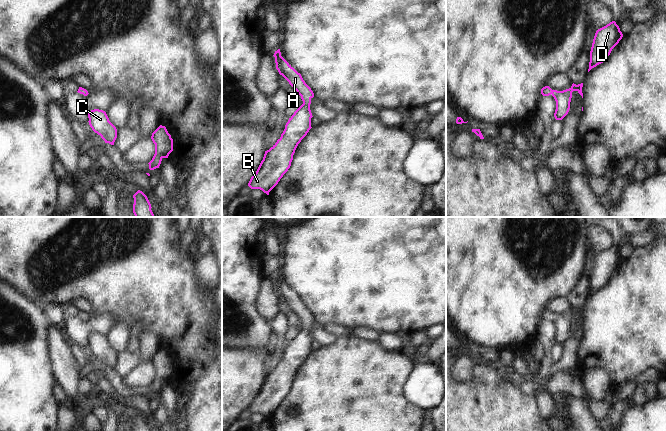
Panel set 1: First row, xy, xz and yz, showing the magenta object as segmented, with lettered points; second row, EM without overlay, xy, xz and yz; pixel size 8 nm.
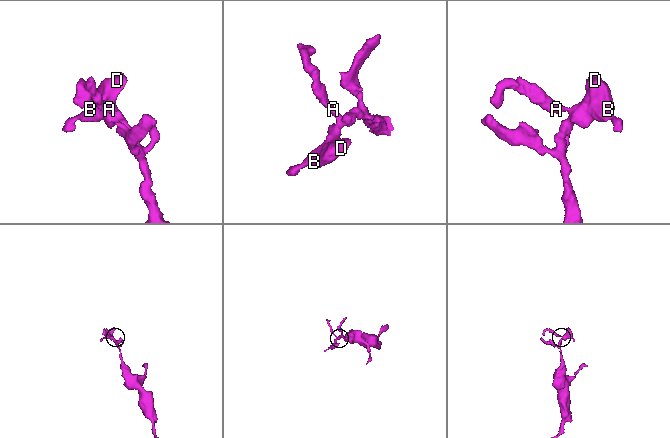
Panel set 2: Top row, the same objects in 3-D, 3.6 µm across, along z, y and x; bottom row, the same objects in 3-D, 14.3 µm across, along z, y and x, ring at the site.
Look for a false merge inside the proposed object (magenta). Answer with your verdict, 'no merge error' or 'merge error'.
no merge error

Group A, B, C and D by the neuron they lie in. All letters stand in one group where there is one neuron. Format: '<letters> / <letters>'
A B C D

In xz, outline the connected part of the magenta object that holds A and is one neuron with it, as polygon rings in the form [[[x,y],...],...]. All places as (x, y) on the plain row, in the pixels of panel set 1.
[[[280,273],[275,275],[273,280],[279,298],[297,315],[303,328],[289,342],[277,366],[265,375],[263,384],[248,407],[251,413],[260,413],[267,419],[288,395],[298,368],[312,352],[310,328],[314,321],[301,298],[281,280]]]

